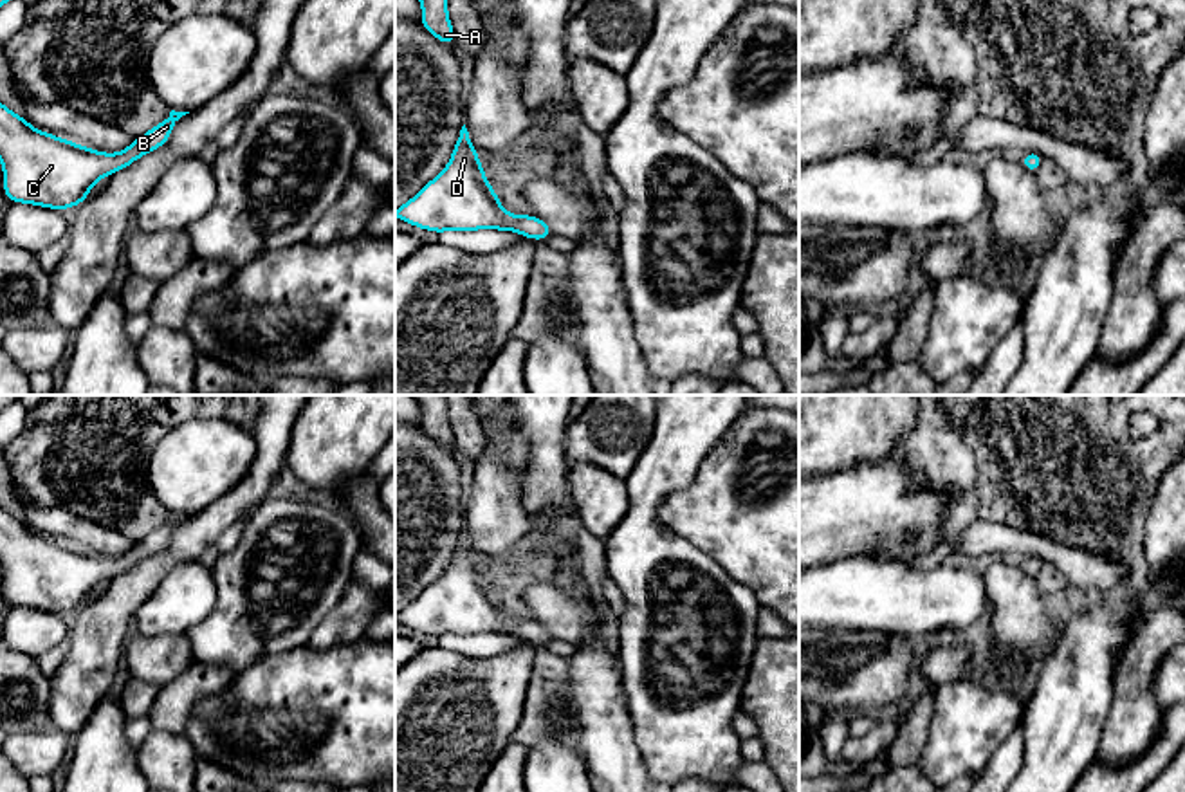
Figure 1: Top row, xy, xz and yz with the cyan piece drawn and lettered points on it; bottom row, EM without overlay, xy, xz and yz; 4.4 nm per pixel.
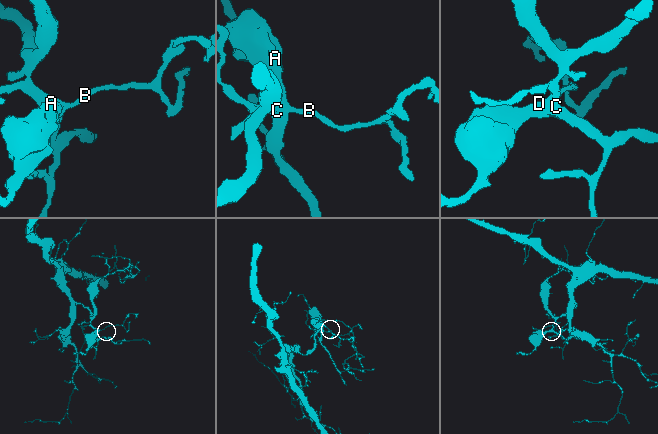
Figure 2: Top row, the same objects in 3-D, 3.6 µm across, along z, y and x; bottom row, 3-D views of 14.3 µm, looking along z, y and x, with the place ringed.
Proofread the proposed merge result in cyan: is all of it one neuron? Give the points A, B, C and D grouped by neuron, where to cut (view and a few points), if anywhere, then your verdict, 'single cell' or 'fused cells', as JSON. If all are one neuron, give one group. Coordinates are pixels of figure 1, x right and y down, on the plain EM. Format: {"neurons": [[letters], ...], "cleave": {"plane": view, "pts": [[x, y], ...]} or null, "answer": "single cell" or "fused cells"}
{"neurons": [["A", "B", "C", "D"]], "cleave": null, "answer": "single cell"}

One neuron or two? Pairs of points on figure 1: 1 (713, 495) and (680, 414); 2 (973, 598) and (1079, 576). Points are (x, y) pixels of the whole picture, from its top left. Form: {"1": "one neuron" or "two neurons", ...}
{"1": "two neurons", "2": "two neurons"}

